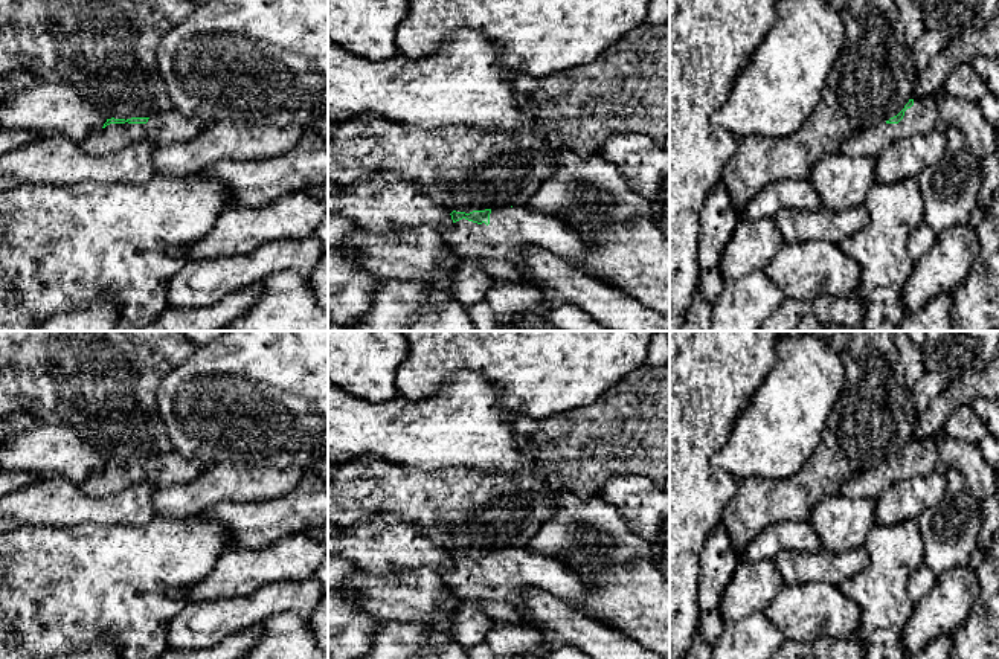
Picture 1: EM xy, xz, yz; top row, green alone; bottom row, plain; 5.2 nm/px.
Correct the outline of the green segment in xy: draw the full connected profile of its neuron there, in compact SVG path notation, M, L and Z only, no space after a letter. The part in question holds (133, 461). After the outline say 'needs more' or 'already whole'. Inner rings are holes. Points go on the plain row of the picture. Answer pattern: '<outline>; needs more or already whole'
M180 453L159 455L151 459L107 461L99 473L92 473L79 487L84 494L105 497L137 484L159 488L189 484L207 467Z; needs more

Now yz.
M912 438L897 458L874 470L851 476L839 494L848 499L875 499L904 479L930 474L938 461L935 438Z; needs more

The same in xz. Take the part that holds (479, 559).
M526 546L473 552L470 555L453 552L450 557L453 566L438 569L438 574L461 600L499 601L512 609L522 609L526 592L529 589L540 589L580 610L583 615L595 618L595 615L584 604L584 596L590 590L590 584L581 575L570 571L566 564L548 558L543 554L529 552Z; needs more

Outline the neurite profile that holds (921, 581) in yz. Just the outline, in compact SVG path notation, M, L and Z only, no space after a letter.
M923 563L917 567L909 581L907 593L914 603L923 600L935 586L936 575Z

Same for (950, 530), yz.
M965 490L958 496L946 493L932 508L917 517L924 538L924 564L938 577L958 566L968 564L973 549L979 543L981 511L976 499Z

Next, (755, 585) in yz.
M775 558L741 561L724 589L720 613L726 622L735 622L755 612L764 612L782 587Z

